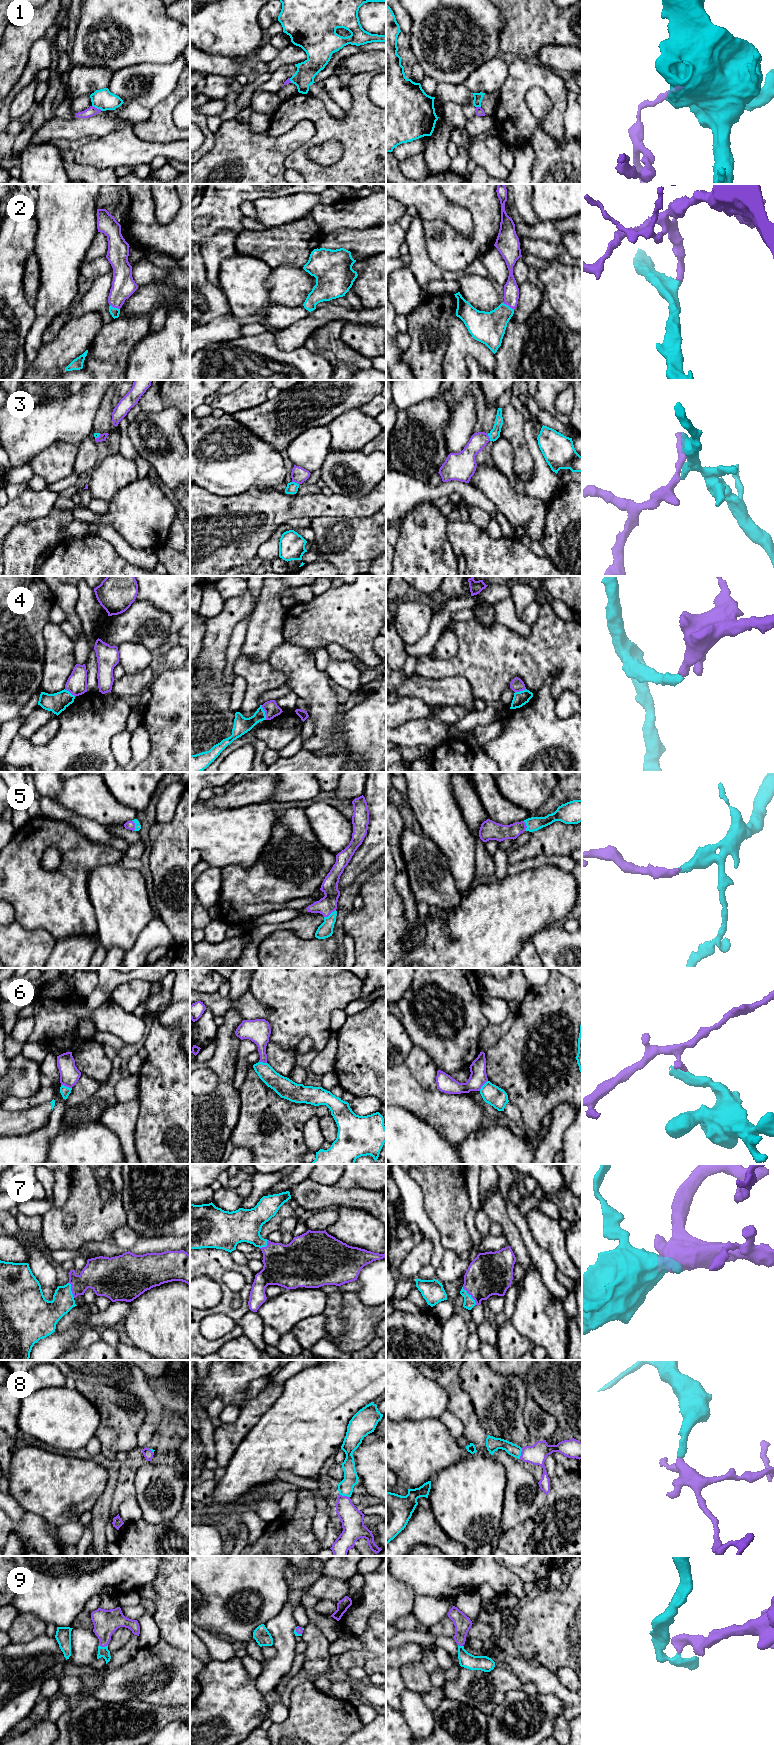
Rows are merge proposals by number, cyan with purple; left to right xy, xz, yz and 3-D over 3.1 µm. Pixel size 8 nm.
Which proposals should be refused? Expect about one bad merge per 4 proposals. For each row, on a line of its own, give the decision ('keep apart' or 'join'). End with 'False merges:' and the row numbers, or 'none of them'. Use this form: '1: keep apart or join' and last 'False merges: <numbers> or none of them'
1: keep apart
2: join
3: join
4: keep apart
5: join
6: keep apart
7: join
8: join
9: join
False merges: 1, 4, 6

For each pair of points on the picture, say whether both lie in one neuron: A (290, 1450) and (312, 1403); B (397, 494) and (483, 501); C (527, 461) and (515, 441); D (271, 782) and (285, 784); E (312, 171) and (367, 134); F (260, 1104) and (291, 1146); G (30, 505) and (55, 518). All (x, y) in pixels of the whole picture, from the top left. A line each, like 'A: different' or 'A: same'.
A: same
B: same
C: same
D: different
E: same
F: same
G: different

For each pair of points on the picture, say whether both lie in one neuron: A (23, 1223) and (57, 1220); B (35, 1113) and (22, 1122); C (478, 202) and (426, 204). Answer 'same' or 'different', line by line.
A: different
B: same
C: different

